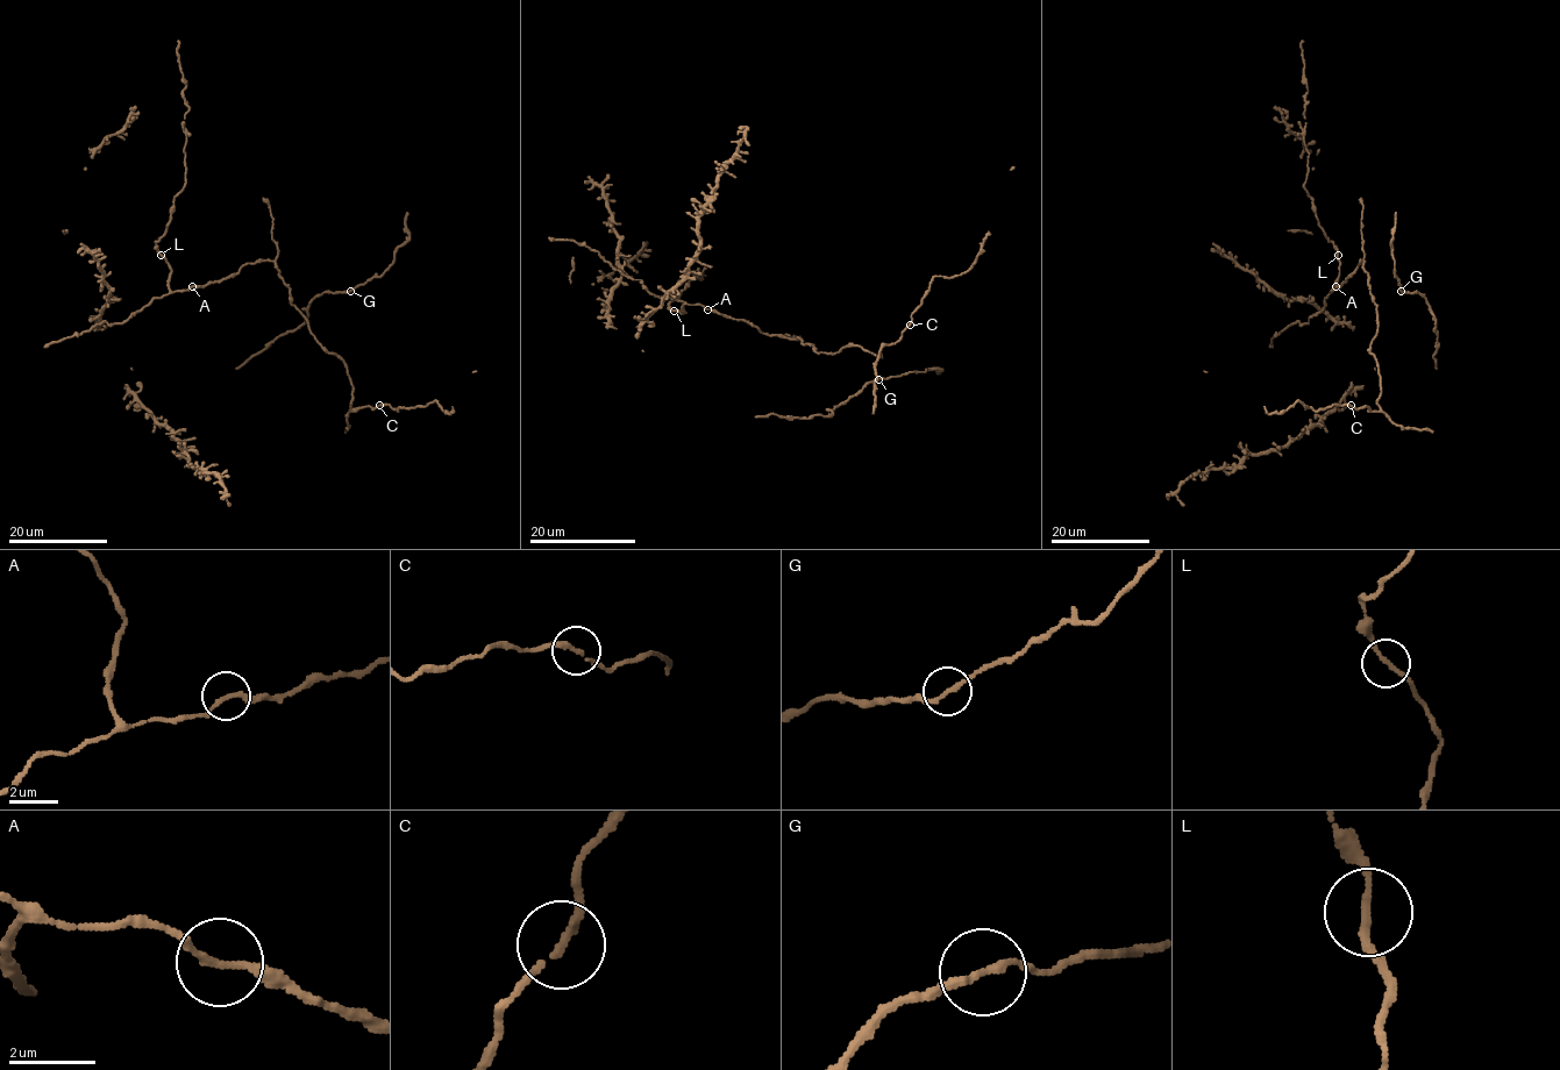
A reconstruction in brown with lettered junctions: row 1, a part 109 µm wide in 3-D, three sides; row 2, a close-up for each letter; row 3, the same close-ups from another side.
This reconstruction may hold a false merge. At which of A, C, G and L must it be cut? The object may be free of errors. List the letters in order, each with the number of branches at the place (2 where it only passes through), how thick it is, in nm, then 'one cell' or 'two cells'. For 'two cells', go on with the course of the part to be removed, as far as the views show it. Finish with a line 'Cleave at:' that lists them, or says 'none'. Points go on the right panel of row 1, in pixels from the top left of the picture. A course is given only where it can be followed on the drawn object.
A: 2 | 170 nm | one cell
C: 2 | 180 nm | one cell
G: 2 | 170 nm | one cell
L: 2 | 170 nm | one cell
Cleave at: none

